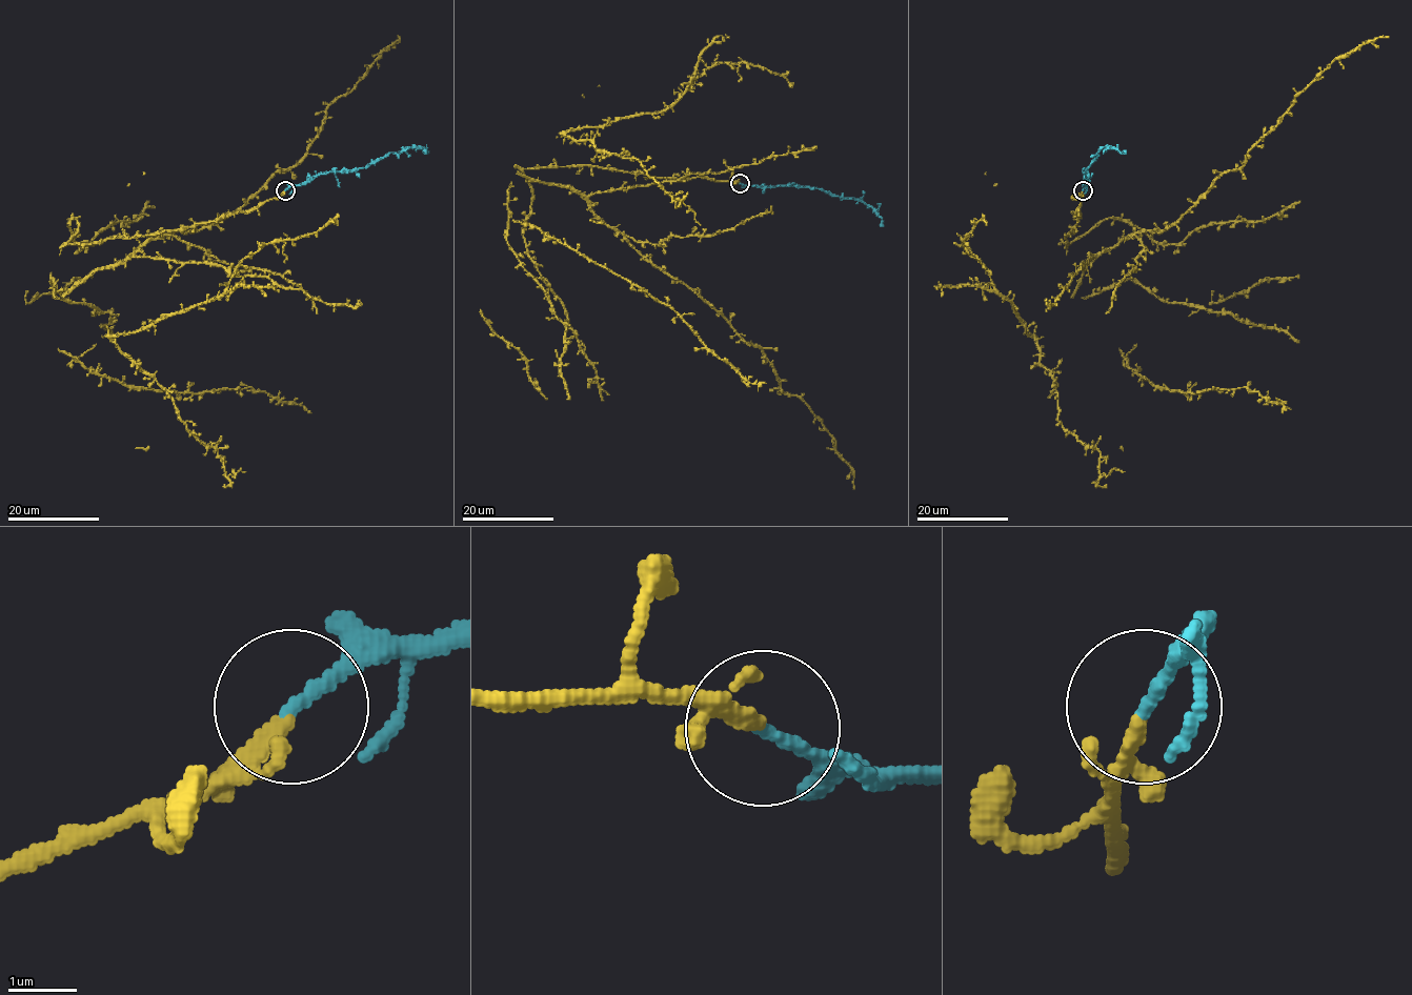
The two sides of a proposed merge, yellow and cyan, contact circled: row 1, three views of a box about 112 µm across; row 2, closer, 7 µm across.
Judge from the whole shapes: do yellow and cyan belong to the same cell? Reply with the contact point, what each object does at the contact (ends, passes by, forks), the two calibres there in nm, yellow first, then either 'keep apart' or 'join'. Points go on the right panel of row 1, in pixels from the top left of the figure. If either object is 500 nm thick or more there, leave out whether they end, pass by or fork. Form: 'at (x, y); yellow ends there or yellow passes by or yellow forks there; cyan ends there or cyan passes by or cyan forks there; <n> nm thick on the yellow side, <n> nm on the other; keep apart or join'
at (1083, 190); yellow passes by; cyan ends there; 180 nm thick on the yellow side, 190 nm on the other; join

